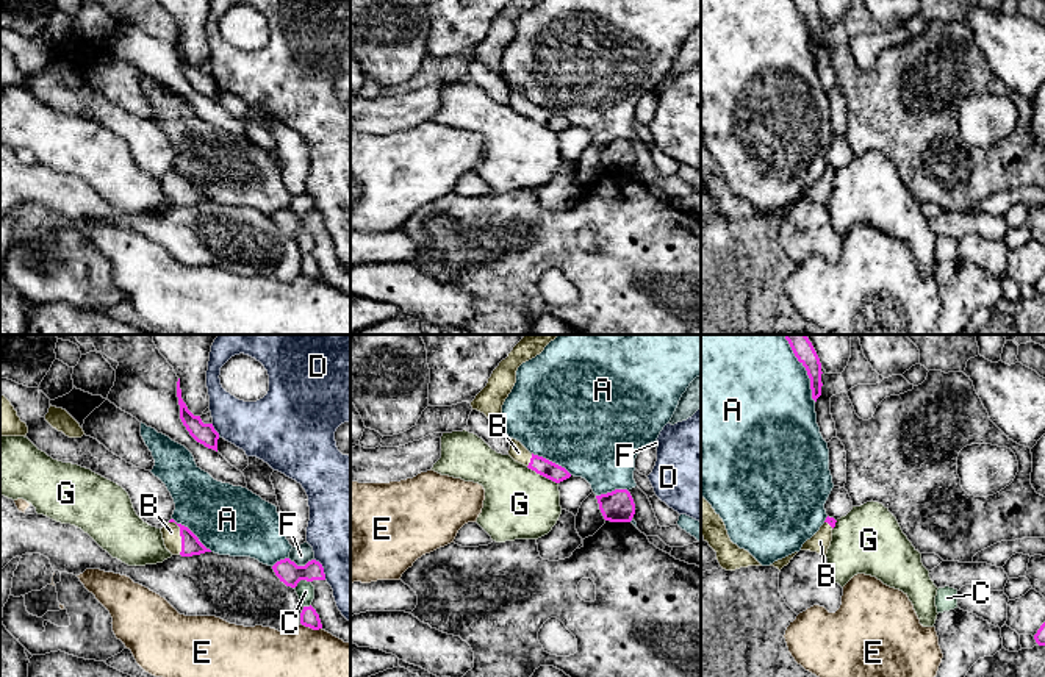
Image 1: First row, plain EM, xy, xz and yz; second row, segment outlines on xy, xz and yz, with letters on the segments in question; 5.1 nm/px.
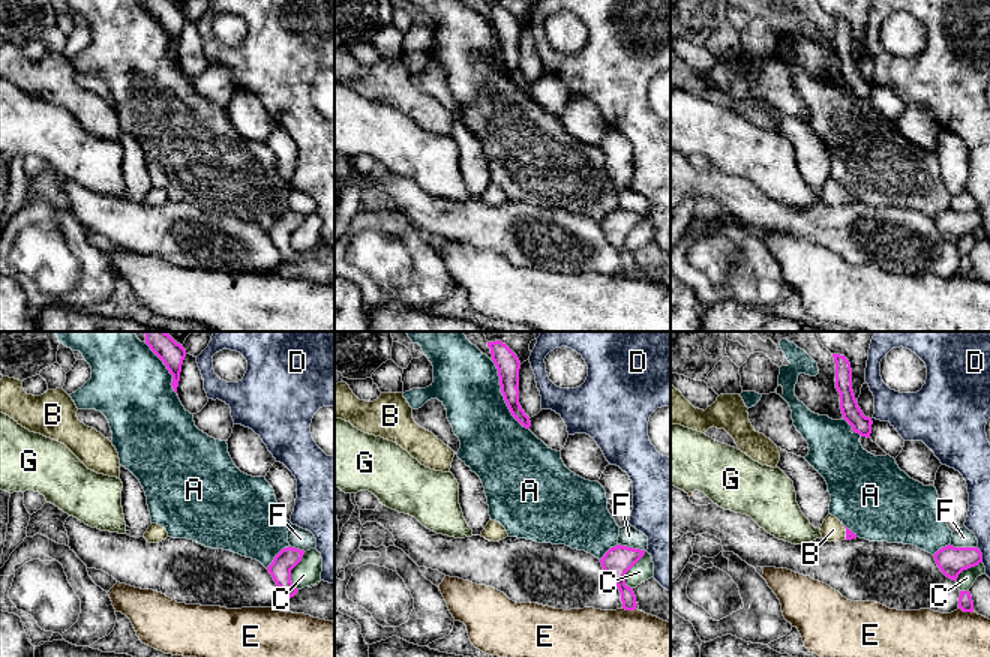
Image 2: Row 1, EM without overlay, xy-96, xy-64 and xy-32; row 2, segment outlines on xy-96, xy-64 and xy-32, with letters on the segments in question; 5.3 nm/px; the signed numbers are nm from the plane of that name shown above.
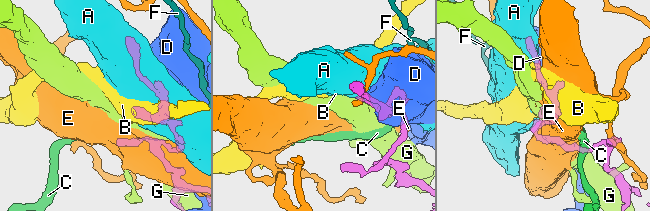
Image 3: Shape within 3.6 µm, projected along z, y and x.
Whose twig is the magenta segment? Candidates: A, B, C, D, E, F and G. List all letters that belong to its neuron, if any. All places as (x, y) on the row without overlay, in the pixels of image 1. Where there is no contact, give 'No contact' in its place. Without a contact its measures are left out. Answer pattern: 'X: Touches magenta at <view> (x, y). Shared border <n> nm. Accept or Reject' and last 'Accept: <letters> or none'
A: Touches magenta at yz (807, 24). Shared border 300 nm. Reject
B: Touches magenta at xy (180, 185). Shared border 190 nm. Accept
C: Touches magenta at xy (301, 229). Shared border 100 nm. Reject
D: Touches magenta at xy (323, 219). Shared border 130 nm. Reject
E: Touches magenta at xy (312, 277). Shared border 120 nm. Reject
F: Touches magenta at xy (301, 216). Shared border 140 nm. Reject
G: Touches magenta at xz (542, 124). Shared border 190 nm. Reject
Accept: B

